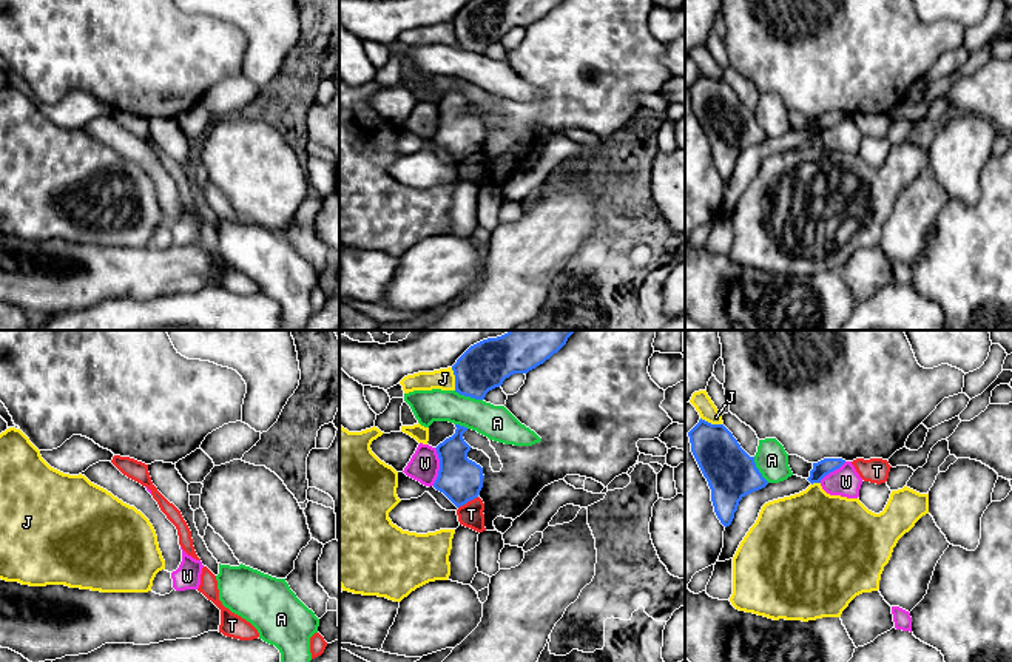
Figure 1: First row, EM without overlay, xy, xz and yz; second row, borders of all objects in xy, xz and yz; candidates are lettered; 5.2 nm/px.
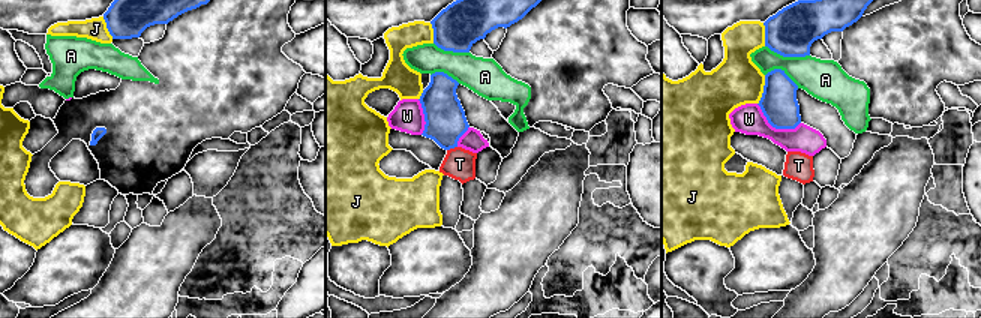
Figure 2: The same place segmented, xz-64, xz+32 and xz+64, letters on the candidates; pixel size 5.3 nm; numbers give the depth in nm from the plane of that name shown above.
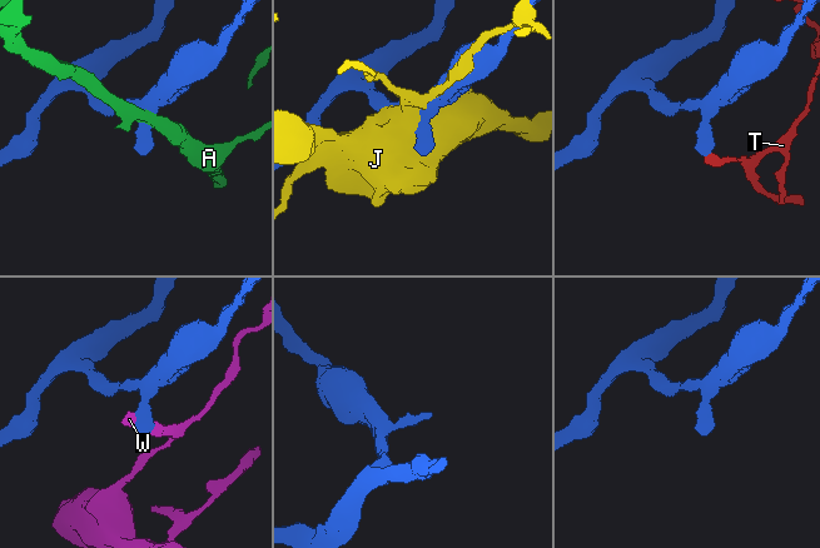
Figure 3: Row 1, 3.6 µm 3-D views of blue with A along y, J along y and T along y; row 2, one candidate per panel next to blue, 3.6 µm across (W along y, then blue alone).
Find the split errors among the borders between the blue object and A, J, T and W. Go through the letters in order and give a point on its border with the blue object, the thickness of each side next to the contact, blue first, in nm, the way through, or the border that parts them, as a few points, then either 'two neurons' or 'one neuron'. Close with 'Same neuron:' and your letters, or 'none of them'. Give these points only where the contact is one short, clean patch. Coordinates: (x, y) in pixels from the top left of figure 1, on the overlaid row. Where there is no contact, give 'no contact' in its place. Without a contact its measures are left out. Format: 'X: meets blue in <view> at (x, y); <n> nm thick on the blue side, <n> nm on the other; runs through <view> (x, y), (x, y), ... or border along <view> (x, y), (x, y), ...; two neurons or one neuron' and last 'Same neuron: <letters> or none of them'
A: meets blue in xz at (468, 395); 240 nm thick on the blue side, 180 nm on the other; border along xz (454, 391), (482, 400); two neurons
J: meets blue in xz at (455, 378); 240 nm thick on the blue side, 110 nm on the other; two neurons
T: meets blue in xz at (468, 500); 220 nm thick on the blue side, 130 nm on the other; border along xz (477, 496), (458, 508); two neurons
W: meets blue in xz at (440, 466); 220 nm thick on the blue side, 160 nm on the other; border along xz (435, 448), (438, 471), (432, 485); two neurons
Same neuron: none of them

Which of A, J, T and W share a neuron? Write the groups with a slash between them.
A / J / T / W

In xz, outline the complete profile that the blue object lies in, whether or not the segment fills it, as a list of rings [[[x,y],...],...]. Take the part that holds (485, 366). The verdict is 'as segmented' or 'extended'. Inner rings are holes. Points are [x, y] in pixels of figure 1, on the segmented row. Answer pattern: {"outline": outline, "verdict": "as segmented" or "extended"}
{"outline": [[[509,330],[508,333],[483,339],[471,346],[452,366],[455,392],[475,400],[500,387],[514,373],[528,373],[557,353],[575,330]]], "verdict": "as segmented"}

